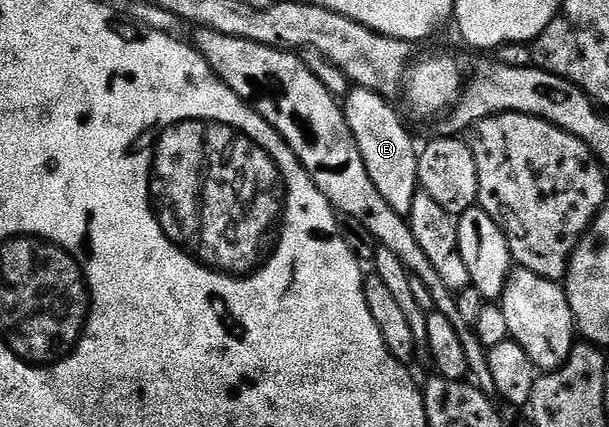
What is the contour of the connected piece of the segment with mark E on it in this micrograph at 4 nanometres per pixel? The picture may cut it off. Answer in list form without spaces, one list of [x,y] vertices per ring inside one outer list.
[[[359,87],[349,88],[342,99],[344,118],[358,143],[358,151],[362,151],[362,163],[366,163],[366,171],[370,171],[370,180],[378,187],[378,195],[382,195],[398,215],[407,218],[420,184],[418,145],[412,142],[399,111],[392,104],[382,94]]]

